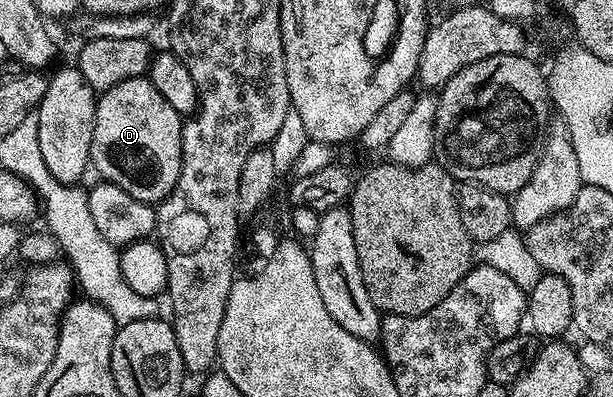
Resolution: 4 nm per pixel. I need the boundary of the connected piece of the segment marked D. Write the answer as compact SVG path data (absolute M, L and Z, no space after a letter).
M138 76L117 82L97 100L90 163L106 183L121 186L125 194L133 194L141 202L158 205L181 174L183 121L184 117L157 94L150 80Z

